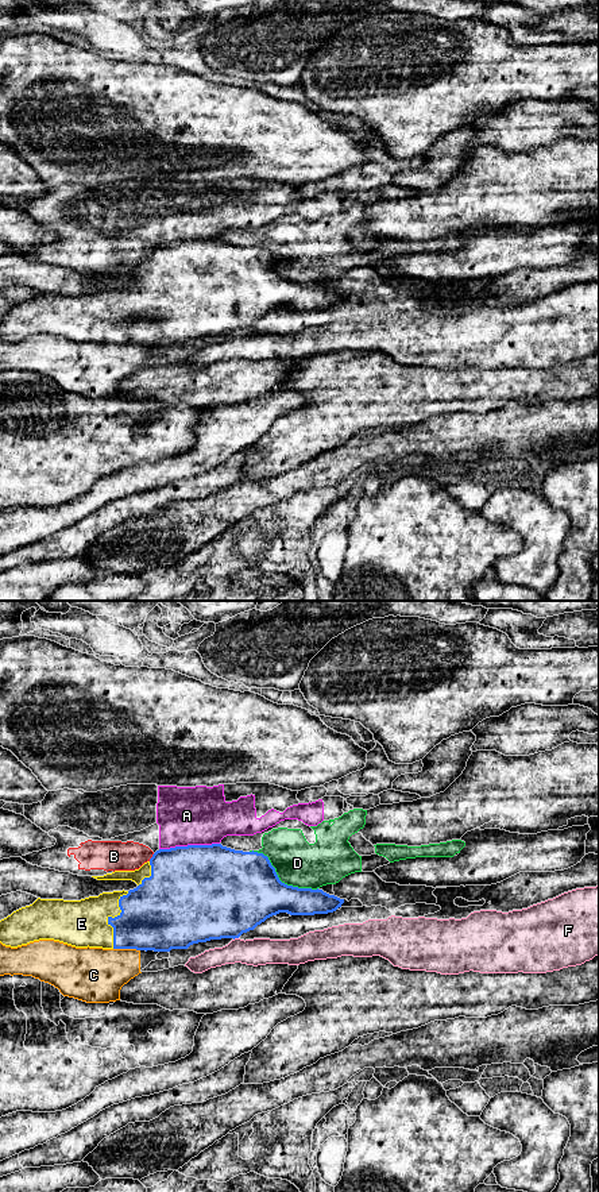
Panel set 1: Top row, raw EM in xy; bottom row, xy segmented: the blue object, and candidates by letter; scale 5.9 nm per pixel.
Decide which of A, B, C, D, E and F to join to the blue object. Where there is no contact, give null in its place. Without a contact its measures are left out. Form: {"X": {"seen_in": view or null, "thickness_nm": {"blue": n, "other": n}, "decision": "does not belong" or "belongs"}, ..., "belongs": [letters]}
{"A": {"seen_in": "xy", "thickness_nm": {"blue": 500, "other": 360}, "decision": "does not belong"}, "B": {"seen_in": "xy", "thickness_nm": {"blue": 420, "other": 180}, "decision": "does not belong"}, "C": {"seen_in": "xy", "thickness_nm": {"blue": 400, "other": 340}, "decision": "does not belong"}, "D": {"seen_in": "xy", "thickness_nm": {"blue": 460, "other": 280}, "decision": "does not belong"}, "E": {"seen_in": "xy", "thickness_nm": {"blue": 380, "other": 280}, "decision": "belongs"}, "F": {"seen_in": "xy", "thickness_nm": {"blue": 480, "other": 160}, "decision": "does not belong"}, "belongs": ["E"]}

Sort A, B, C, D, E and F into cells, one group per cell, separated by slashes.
A B / C / D / E / F

